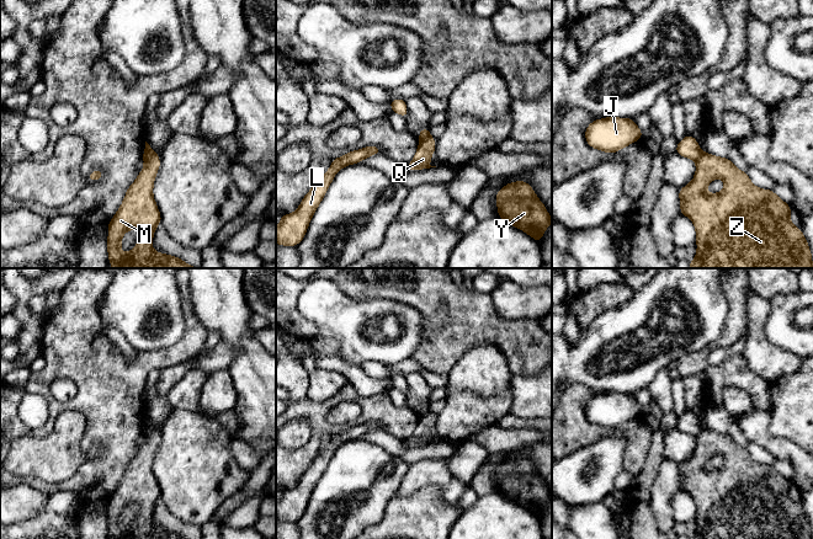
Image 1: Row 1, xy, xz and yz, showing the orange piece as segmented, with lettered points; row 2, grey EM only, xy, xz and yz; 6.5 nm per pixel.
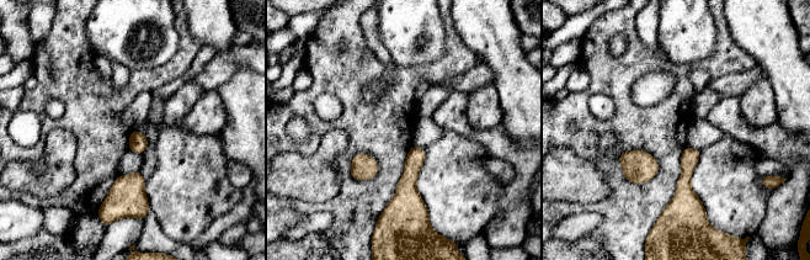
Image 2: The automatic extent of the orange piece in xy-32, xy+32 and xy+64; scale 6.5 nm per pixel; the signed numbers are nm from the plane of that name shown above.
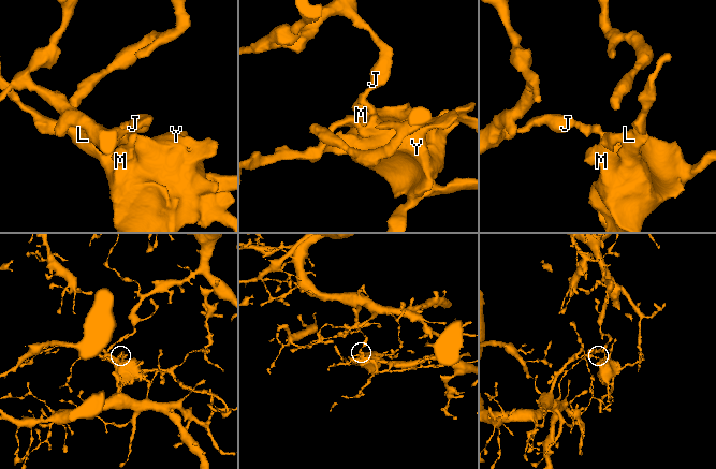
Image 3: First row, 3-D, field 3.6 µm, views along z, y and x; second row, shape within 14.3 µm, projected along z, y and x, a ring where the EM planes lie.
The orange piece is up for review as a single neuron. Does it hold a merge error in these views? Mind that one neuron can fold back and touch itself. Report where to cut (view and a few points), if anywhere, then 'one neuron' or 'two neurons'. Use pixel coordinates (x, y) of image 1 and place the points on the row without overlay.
xy (157, 428), (144, 435) | two neurons

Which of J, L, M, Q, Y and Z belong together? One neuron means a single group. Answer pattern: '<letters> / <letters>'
J / L M Q Y Z

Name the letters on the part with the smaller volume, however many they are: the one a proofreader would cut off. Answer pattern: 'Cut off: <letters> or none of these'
Cut off: L, M, Q, Y, Z

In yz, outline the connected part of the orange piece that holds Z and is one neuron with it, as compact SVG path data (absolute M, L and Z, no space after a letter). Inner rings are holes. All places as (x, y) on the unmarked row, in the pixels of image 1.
M702 428L696 436L695 453L689 460L679 465L679 474L681 479L680 489L690 493L696 505L697 527L696 533L690 537L690 539L813 539L812 529L809 527L808 518L804 514L803 506L797 505L790 495L790 480L780 475L772 465L761 465L754 461L748 449L737 444L728 433L718 433L712 429ZM714 454L722 454L724 457L724 464L721 469L707 469L705 464Z

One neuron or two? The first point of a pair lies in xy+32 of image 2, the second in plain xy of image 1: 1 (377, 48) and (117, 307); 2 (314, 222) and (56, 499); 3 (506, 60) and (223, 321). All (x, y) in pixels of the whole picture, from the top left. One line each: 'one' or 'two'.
1: two
2: one
3: one

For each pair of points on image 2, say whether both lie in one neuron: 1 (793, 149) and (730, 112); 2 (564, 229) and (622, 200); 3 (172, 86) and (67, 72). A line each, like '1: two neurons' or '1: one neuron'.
1: one neuron
2: two neurons
3: two neurons

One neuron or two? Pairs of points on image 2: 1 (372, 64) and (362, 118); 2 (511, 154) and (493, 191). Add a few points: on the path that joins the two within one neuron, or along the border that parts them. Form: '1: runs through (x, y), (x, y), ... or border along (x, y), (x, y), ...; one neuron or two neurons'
1: runs through (358, 78), (355, 81), (355, 105); one neuron
2: border along (505, 186), (499, 208), (494, 213); two neurons

